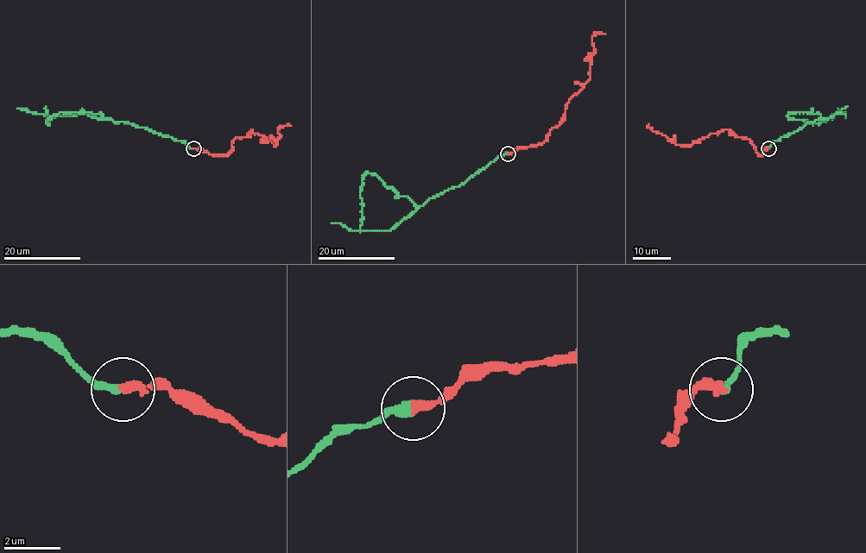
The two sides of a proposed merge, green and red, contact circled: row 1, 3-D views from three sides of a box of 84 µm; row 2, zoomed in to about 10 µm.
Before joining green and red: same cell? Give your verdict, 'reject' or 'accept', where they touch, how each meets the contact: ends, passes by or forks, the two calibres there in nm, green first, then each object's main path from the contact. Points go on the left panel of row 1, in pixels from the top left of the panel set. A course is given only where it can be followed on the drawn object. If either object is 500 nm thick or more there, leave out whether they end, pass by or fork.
reject | (193, 148) | green ends | red ends | 320/320 nm | green via (193, 148), (170, 136), (116, 122), (100, 113), (61, 112), (52, 116), (47, 124), (45, 107) | red via (193, 148), (225, 155), (232, 142), (250, 129), (274, 146), (280, 137), (277, 130), (290, 125)

